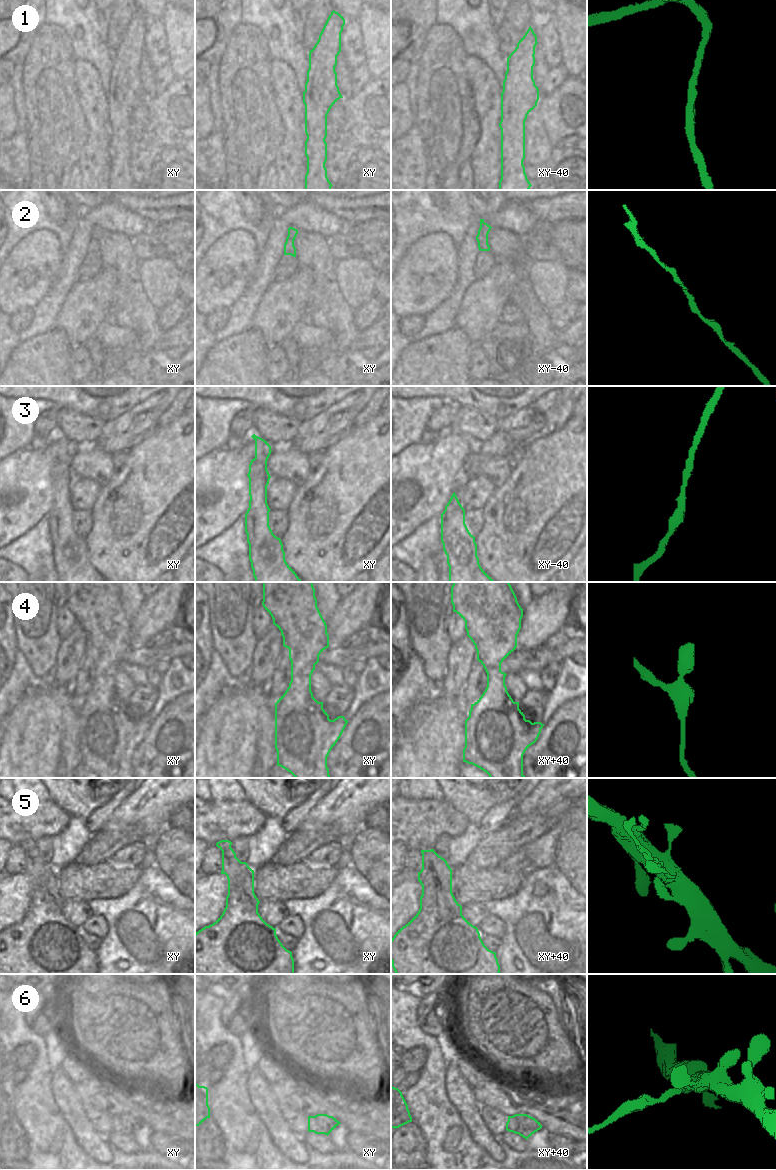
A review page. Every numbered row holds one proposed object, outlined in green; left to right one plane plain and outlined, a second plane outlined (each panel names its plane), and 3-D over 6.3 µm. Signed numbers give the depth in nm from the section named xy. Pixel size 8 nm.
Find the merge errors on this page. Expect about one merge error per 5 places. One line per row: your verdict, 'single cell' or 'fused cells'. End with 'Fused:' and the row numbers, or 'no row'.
1: single cell
2: single cell
3: single cell
4: single cell
5: fused cells
6: fused cells
Fused: 5, 6

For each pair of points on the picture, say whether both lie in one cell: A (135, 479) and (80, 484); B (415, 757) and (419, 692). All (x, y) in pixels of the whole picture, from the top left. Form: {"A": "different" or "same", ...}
{"A": "different", "B": "different"}

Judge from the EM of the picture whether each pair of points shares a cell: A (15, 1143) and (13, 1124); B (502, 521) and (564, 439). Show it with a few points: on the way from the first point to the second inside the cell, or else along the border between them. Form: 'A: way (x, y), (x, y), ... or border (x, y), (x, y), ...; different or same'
A: way (13, 1138), (13, 1129); same
B: way (523, 501), (564, 460); same

